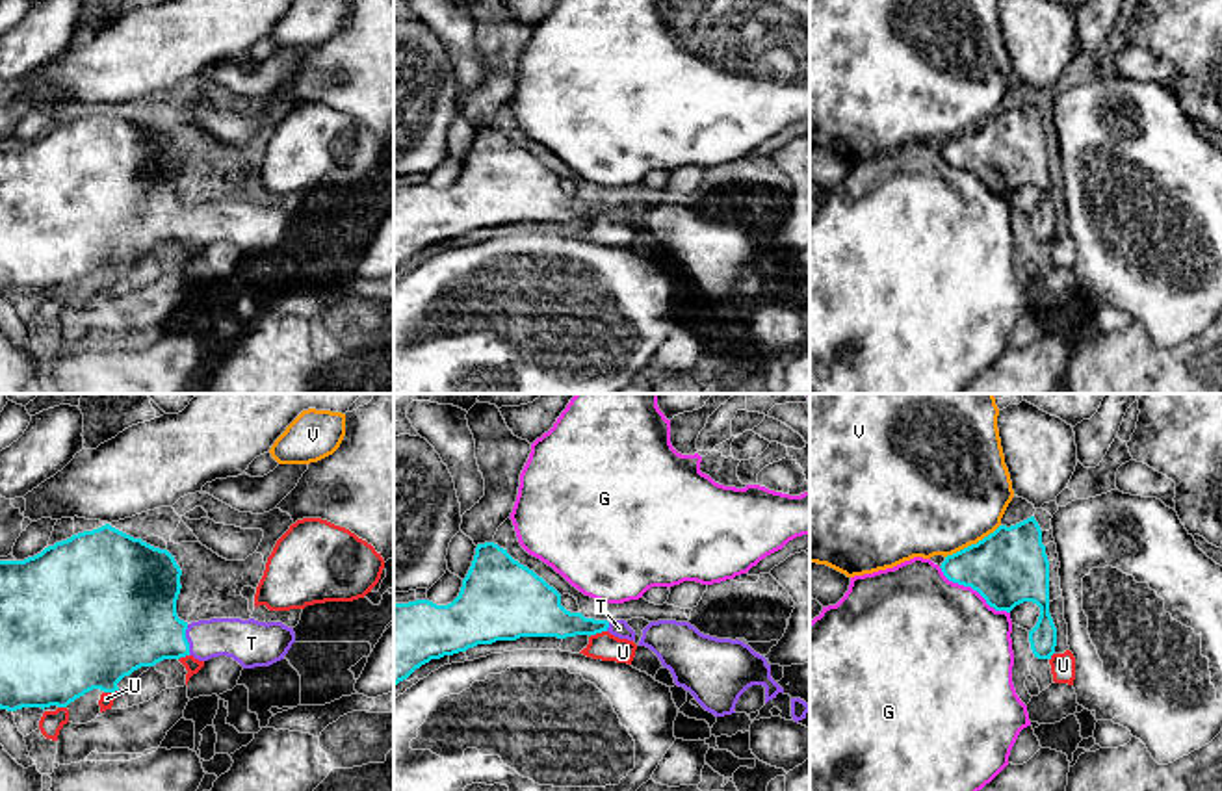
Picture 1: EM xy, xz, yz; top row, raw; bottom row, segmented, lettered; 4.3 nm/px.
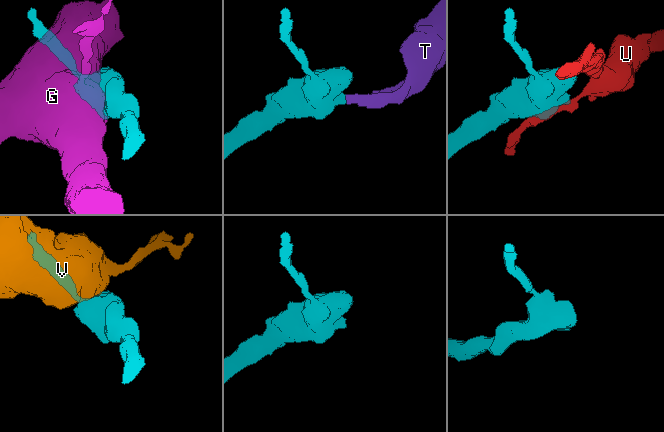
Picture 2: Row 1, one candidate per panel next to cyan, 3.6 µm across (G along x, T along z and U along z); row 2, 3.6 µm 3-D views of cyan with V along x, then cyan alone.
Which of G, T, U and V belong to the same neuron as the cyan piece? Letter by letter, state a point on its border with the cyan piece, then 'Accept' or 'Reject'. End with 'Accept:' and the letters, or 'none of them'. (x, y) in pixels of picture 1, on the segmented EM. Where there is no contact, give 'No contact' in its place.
G: Touches cyan at yz (974, 589). Reject
T: Touches cyan at xy (186, 639). Accept
U: Touches cyan at xz (597, 632). Reject
V: Touches cyan at yz (972, 544). Reject
Accept: T

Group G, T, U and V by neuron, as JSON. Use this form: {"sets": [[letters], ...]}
{"sets": [["G"], ["T"], ["U"], ["V"]]}

